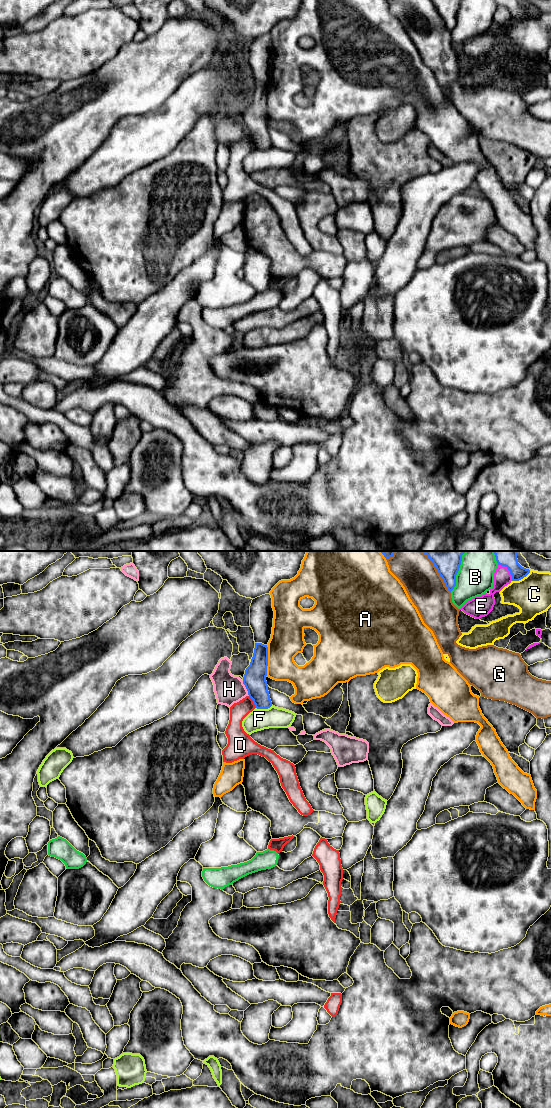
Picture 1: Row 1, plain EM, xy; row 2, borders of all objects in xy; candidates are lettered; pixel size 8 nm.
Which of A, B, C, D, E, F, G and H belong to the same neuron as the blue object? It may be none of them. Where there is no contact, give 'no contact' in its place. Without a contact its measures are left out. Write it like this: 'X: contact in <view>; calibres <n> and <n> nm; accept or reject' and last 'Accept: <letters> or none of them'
A: contact in xy; calibres 180 and 280 nm; reject
B: contact in xy; calibres 280 and 300 nm; reject
C: contact in xy; calibres 180 and 300 nm; reject
D: contact in xy; calibres 180 and 140 nm; reject
E: contact in xy; calibres 180 and 140 nm; reject
F: contact in xy; calibres 180 and 180 nm; reject
G: contact in xy; calibres 280 and 300 nm; reject
H: contact in xy; calibres 180 and 240 nm; reject
Accept: none of them

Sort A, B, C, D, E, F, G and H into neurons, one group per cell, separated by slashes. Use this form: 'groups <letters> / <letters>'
groups A / B / C / D / E / F / G / H

